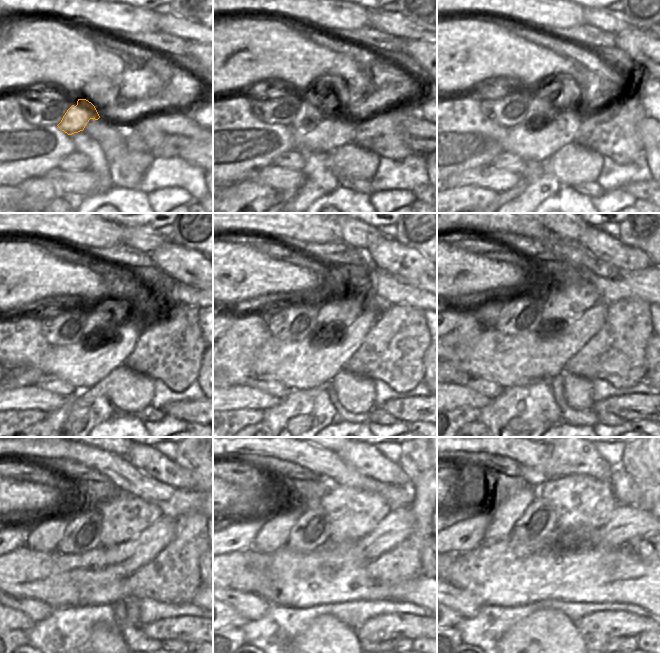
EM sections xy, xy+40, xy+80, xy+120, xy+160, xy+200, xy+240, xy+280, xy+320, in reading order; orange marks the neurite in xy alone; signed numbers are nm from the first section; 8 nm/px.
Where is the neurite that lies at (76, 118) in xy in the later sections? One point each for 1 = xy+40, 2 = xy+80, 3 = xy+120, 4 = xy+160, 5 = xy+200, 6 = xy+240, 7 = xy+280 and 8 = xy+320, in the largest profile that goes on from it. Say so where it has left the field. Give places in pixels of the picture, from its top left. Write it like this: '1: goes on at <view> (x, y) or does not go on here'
1: goes on at xy+40 (310, 112)
2: goes on at xy+80 (555, 90)
3: goes on at xy+120 (110, 312)
4: goes on at xy+160 (339, 305)
5: goes on at xy+200 (567, 299)
6: goes on at xy+240 (125, 516)
7: goes on at xy+280 (352, 514)
8: goes on at xy+320 (578, 500)

